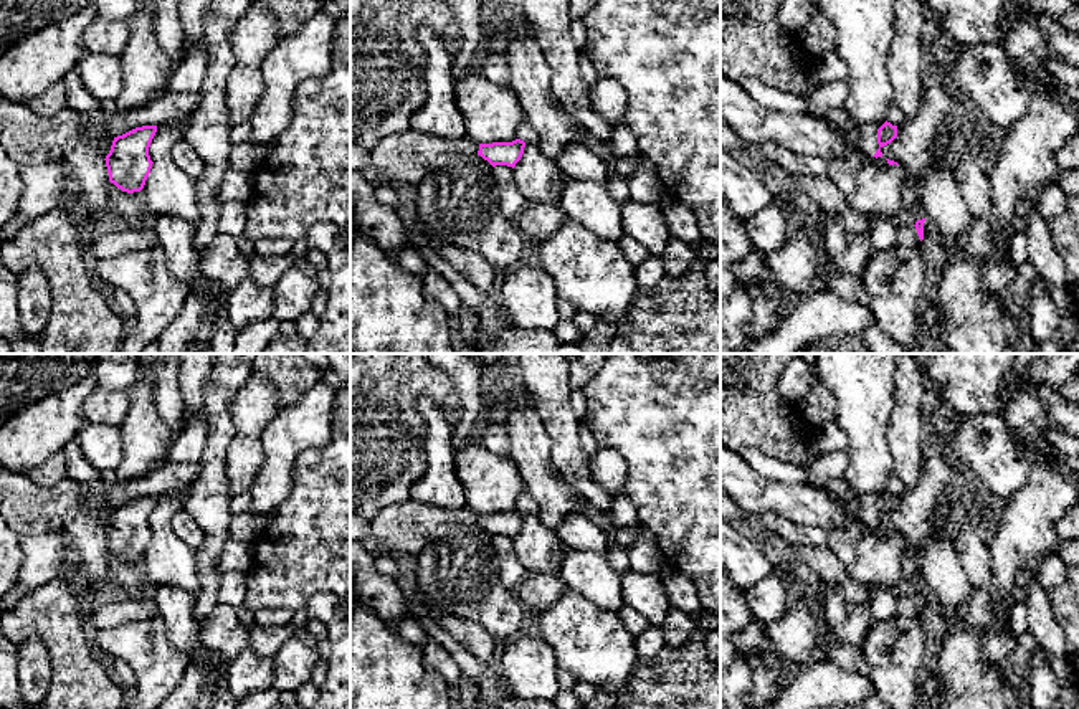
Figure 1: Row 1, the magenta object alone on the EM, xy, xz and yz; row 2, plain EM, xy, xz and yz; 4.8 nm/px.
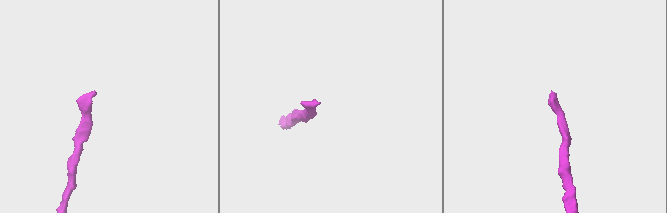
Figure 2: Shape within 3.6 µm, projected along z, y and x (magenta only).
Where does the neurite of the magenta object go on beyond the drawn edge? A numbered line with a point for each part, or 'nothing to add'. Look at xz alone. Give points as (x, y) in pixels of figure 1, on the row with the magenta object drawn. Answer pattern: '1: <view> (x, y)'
1: xz (526, 133)

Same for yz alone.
1: yz (868, 136)

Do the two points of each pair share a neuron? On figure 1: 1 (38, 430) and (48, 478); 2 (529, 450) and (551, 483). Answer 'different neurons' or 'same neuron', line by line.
1: different neurons
2: same neuron

